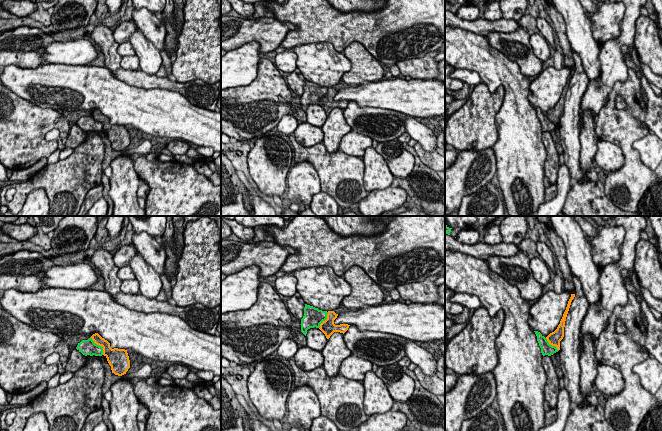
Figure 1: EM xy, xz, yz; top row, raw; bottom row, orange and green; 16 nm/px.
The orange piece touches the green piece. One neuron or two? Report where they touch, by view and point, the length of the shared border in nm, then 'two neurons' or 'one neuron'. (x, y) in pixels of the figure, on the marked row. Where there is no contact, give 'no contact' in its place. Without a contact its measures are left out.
meets orange in xy at (99, 345); contact 360 nm long; two neurons

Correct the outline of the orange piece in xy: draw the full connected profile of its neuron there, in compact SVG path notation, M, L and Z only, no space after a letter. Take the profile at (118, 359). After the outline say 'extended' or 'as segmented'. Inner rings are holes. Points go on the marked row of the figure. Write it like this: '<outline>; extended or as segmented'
M98 333L93 334L91 338L95 344L103 347L103 355L107 358L112 373L118 376L126 374L130 368L130 360L127 350L118 348L112 349L110 343Z; as segmented

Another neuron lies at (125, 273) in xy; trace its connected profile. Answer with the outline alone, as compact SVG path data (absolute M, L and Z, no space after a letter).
M129 265L120 268L118 270L117 276L122 281L136 279L134 272L132 271L132 268Z

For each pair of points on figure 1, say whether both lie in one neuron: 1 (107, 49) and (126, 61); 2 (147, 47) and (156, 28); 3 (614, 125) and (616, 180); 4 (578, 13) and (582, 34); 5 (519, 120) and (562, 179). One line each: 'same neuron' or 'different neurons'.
1: different neurons
2: different neurons
3: same neuron
4: same neuron
5: different neurons

